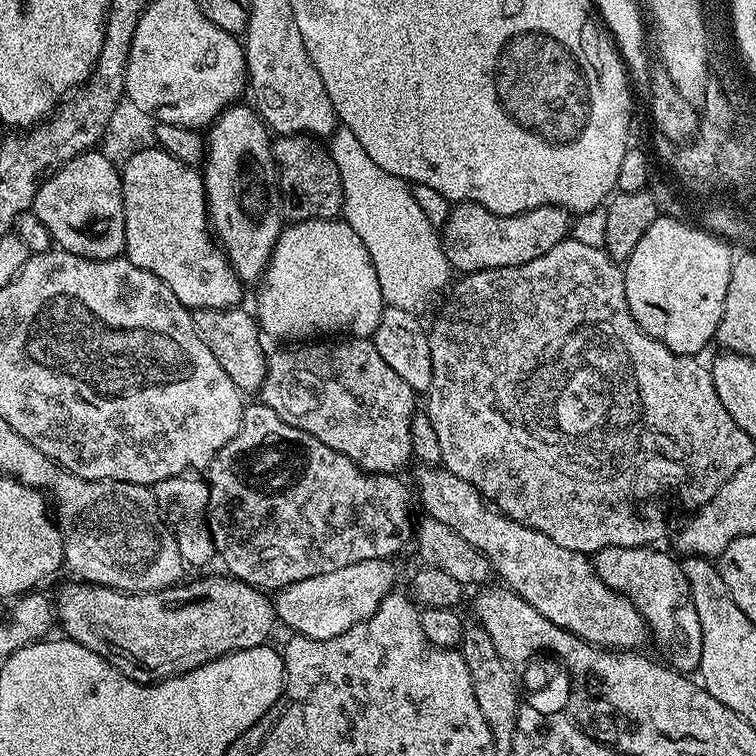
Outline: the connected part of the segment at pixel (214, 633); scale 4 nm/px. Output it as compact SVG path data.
M227 574L208 576L205 580L181 582L161 592L117 592L114 588L93 586L87 582L72 582L61 590L55 600L55 619L64 627L69 640L94 650L122 674L139 684L155 684L171 676L181 676L228 652L237 652L265 643L277 623L273 601L261 589Z

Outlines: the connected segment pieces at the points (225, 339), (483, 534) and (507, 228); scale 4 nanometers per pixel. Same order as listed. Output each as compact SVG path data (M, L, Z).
M244 306L235 308L198 308L192 312L194 330L198 330L198 338L210 346L210 354L218 358L218 366L226 370L226 378L238 386L241 393L259 393L268 369L268 352L260 341L262 329L253 313Z
M420 466L416 472L416 488L418 504L425 509L427 515L438 518L438 522L450 526L454 534L462 534L470 546L477 548L488 563L492 565L493 573L501 576L503 583L512 591L518 593L542 618L550 618L554 626L562 626L570 634L582 638L588 644L594 644L605 650L640 650L644 643L649 643L650 633L648 623L642 618L642 614L632 605L630 598L610 590L602 578L596 576L596 570L592 561L585 553L566 550L566 546L558 546L554 538L546 538L538 530L530 526L522 526L522 522L514 522L505 512L497 512L491 504L485 500L470 482L458 478L443 466Z
M469 200L457 203L442 227L444 253L457 273L481 272L506 266L522 266L542 258L546 250L554 250L558 242L569 239L569 213L551 204L543 204L529 212L499 216Z

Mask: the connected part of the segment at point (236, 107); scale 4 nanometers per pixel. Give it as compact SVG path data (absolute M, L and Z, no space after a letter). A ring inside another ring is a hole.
M237 102L212 121L206 132L206 143L202 175L204 196L208 200L208 223L241 281L259 281L282 231L282 193L270 129L255 107L248 105L247 108L244 102Z

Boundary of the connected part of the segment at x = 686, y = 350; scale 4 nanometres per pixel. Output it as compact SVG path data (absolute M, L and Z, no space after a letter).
M657 215L656 220L646 230L646 234L642 234L642 238L638 242L638 246L634 246L634 250L628 255L626 263L623 265L624 281L626 282L626 302L630 306L630 314L634 314L634 318L638 322L638 326L642 326L642 330L646 330L646 334L650 334L650 338L654 338L658 342L662 342L662 346L666 346L674 354L679 356L696 356L709 343L710 345L716 339L716 331L718 330L718 322L722 322L722 310L726 306L726 290L730 286L730 274L732 273L732 263L734 256L724 245L716 243L712 237L700 235L695 230L692 222L686 222L683 219L676 219L672 216Z

